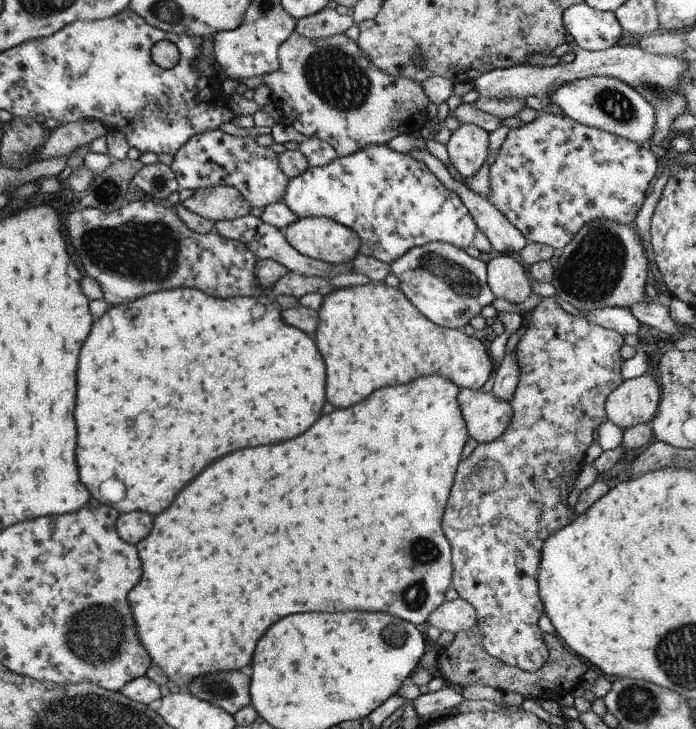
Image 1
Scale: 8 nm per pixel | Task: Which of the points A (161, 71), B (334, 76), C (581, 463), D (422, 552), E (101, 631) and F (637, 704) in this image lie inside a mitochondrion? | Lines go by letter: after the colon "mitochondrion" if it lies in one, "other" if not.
A: other
B: mitochondrion
C: other
D: mitochondrion
E: mitochondrion
F: mitochondrion

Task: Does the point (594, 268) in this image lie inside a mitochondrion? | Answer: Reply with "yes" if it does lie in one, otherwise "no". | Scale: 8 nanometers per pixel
yes

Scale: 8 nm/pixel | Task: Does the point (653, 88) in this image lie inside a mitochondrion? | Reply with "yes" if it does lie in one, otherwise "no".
yes

